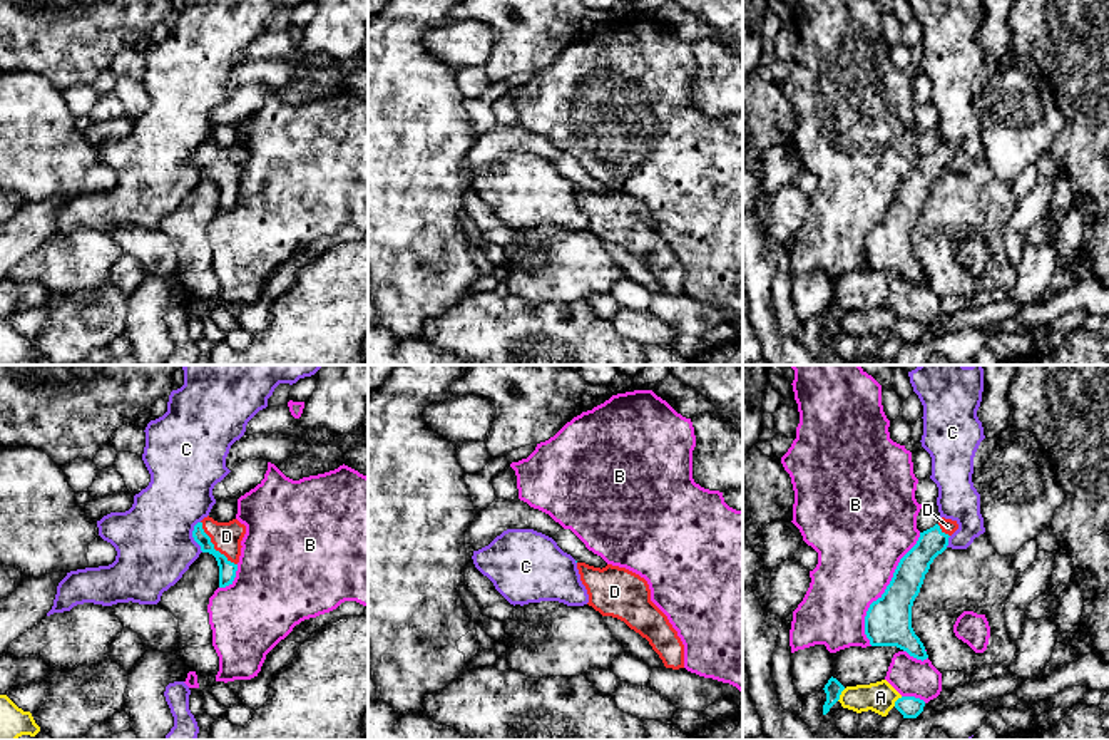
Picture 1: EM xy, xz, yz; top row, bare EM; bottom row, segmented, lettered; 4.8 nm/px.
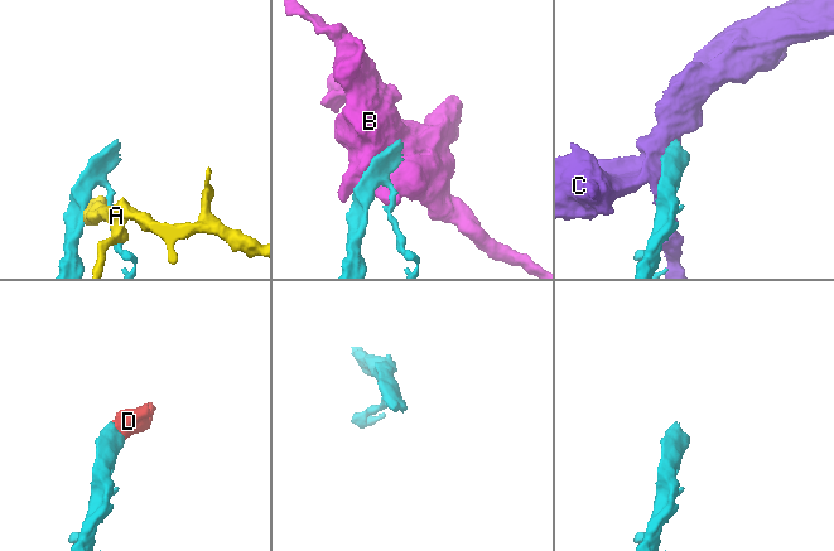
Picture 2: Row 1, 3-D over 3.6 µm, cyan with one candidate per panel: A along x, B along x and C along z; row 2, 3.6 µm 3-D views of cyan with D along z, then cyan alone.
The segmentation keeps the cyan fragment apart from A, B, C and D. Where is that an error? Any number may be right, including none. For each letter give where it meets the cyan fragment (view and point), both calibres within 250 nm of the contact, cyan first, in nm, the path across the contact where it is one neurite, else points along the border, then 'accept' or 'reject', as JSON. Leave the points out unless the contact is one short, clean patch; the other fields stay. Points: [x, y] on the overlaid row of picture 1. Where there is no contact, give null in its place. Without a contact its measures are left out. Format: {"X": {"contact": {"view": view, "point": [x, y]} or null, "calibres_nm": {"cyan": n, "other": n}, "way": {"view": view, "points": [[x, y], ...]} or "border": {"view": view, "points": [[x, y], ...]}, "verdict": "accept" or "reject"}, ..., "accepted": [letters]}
{"A": {"contact": {"view": "yz", "point": [840, 693]}, "calibres_nm": {"cyan": 90, "other": 150}, "verdict": "reject"}, "B": {"contact": {"view": "yz", "point": [885, 590]}, "calibres_nm": {"cyan": 220, "other": 400}, "verdict": "reject"}, "C": {"contact": {"view": "xy", "point": [193, 536]}, "calibres_nm": {"cyan": 80, "other": 380}, "verdict": "reject"}, "D": {"contact": {"view": "xy", "point": [213, 546]}, "calibres_nm": {"cyan": 80, "other": 140}, "way": {"view": "xy", "points": [[228, 570], [228, 561], [213, 546], [226, 536]]}, "verdict": "accept"}, "accepted": ["D"]}

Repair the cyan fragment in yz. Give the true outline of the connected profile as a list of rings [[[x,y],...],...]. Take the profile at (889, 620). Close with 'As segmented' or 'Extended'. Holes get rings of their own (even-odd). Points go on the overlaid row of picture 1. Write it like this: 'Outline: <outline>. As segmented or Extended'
Outline: [[[940,521],[920,532],[917,544],[900,559],[885,593],[870,604],[865,635],[871,646],[897,646],[917,660],[927,660],[923,643],[912,628],[912,606],[933,559],[948,546],[957,521]]]. Extended

